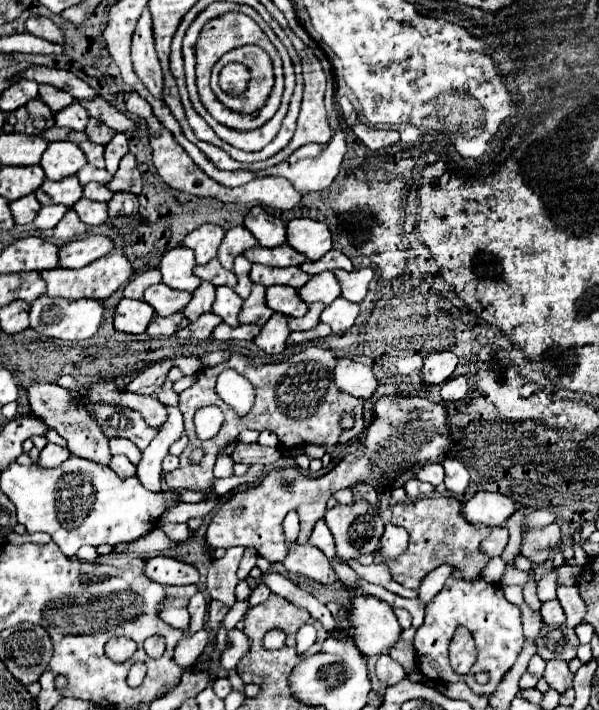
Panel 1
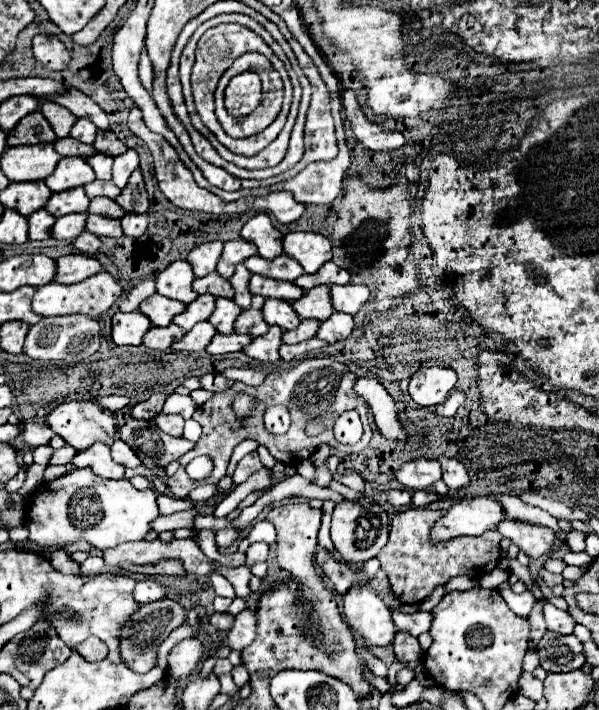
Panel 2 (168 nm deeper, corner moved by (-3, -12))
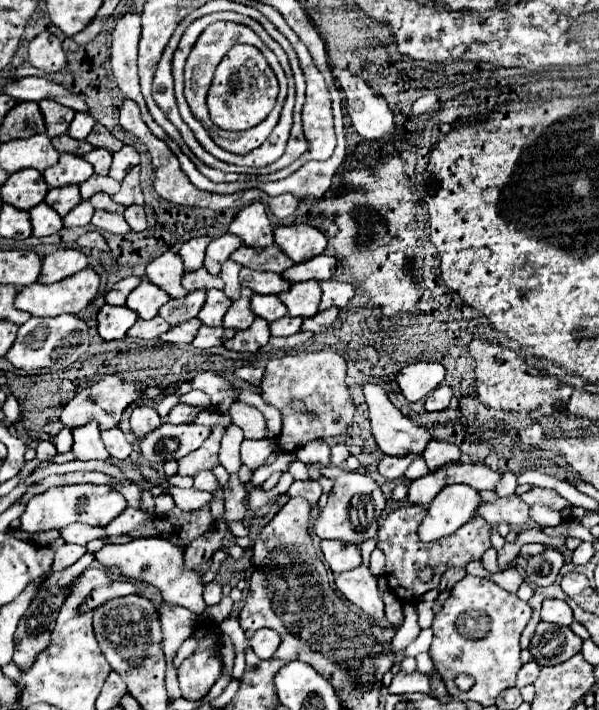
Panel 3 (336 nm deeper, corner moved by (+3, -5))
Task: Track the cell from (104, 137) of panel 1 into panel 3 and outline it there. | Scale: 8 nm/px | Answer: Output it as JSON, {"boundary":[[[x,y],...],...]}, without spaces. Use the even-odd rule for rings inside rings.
{"boundary":[[[95,123],[93,131],[87,135],[87,141],[89,141],[93,147],[103,147],[103,149],[107,149],[107,151],[111,151],[111,153],[115,153],[115,151],[119,151],[119,149],[123,147],[123,143],[121,143],[119,139],[115,139],[115,137],[109,133],[109,129],[103,127],[101,123]]]}

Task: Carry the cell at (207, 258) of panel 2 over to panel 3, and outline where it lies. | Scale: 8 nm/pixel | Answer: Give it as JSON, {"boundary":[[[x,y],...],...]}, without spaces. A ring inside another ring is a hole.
{"boundary":[[[193,237],[183,243],[183,247],[179,249],[179,255],[185,263],[185,271],[197,271],[199,267],[203,267],[205,249],[209,243],[211,243],[209,237]]]}

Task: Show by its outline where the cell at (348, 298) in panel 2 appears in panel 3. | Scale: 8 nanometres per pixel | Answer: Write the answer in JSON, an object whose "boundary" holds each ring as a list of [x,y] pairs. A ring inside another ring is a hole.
{"boundary":[[[335,279],[329,281],[321,281],[321,289],[323,289],[323,297],[319,303],[319,309],[329,309],[329,307],[339,307],[343,309],[355,295],[355,287],[351,283],[341,283]]]}

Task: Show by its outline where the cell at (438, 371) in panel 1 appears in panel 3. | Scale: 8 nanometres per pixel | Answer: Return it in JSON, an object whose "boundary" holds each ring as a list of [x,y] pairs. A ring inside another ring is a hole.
{"boundary":[[[413,363],[397,373],[397,385],[407,401],[419,401],[439,387],[445,377],[441,363]]]}

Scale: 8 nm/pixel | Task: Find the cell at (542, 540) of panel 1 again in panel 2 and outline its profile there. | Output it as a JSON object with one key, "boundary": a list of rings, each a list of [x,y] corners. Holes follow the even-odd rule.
{"boundary":[[[505,518],[499,522],[497,530],[509,538],[511,542],[515,542],[519,546],[519,550],[523,550],[529,558],[545,558],[551,548],[553,548],[553,540],[555,540],[555,532],[545,528],[545,526],[531,526],[529,522],[521,522],[521,520],[513,520],[513,518]]]}

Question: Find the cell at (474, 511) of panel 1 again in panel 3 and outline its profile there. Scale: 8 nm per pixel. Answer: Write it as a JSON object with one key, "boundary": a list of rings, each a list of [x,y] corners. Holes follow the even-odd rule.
{"boundary":[[[449,485],[427,507],[427,515],[419,525],[419,539],[423,543],[437,541],[455,533],[461,525],[477,515],[481,505],[479,493],[469,485]]]}

